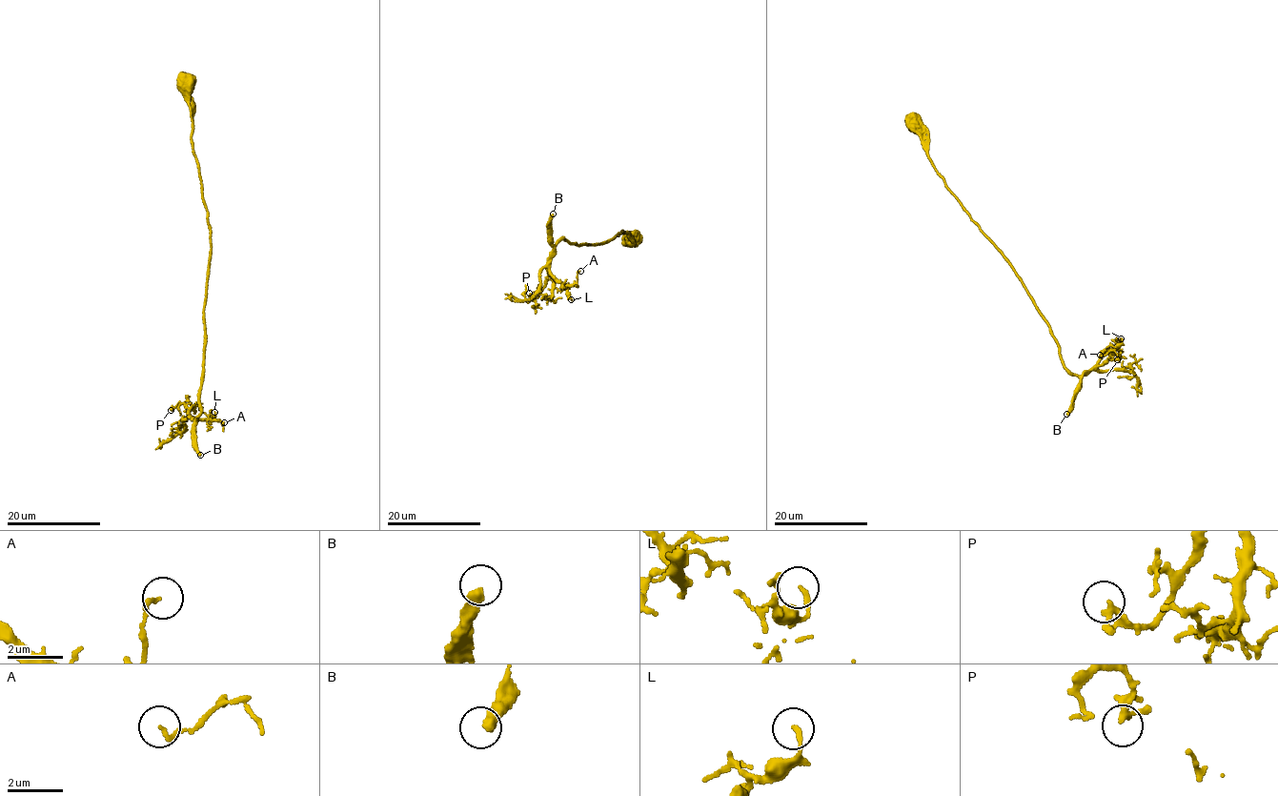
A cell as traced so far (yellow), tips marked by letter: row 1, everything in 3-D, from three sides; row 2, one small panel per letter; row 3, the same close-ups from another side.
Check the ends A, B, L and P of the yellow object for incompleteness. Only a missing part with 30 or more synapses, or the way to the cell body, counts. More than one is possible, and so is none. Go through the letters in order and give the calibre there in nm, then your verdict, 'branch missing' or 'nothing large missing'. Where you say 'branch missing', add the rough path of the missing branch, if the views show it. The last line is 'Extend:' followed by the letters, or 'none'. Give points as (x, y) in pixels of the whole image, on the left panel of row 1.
A: 160 nm thick; nothing large missing
B: 400 nm thick; branch missing
L: 180 nm thick; nothing large missing
P: 150 nm thick; nothing large missing
Extend: B

